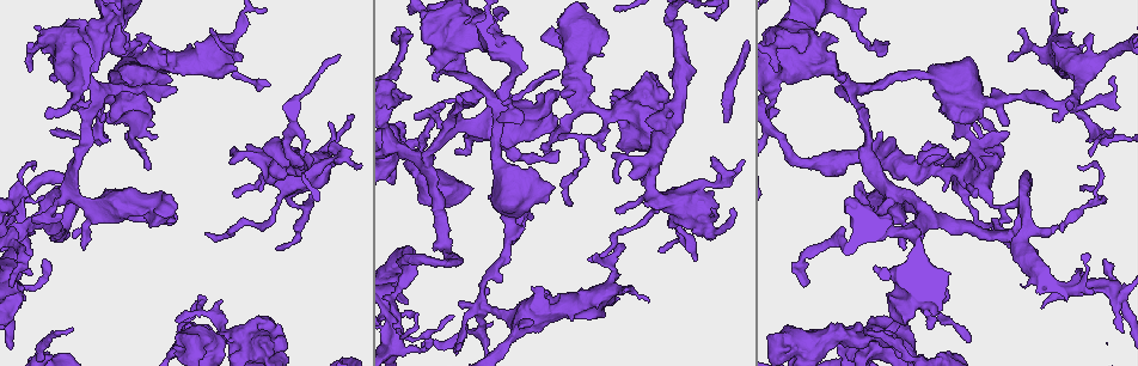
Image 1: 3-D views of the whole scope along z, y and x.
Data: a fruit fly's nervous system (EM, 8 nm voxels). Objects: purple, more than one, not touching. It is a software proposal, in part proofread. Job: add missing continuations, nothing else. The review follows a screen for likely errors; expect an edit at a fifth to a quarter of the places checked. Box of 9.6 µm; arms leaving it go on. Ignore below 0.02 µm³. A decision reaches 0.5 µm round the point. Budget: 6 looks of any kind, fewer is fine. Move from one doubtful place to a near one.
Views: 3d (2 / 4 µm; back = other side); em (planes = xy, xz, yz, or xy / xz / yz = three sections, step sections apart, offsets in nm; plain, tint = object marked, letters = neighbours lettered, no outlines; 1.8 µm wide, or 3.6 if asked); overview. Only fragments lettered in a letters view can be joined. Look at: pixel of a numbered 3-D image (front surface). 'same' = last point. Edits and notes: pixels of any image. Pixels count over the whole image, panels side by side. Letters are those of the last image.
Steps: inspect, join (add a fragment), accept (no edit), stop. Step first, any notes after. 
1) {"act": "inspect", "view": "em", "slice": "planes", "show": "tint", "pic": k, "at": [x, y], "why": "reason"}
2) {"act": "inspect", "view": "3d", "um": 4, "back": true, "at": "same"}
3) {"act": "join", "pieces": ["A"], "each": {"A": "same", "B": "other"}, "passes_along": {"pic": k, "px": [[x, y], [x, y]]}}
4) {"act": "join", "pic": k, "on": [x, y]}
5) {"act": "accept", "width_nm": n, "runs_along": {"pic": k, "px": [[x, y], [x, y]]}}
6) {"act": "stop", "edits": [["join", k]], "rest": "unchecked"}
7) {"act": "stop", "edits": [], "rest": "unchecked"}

{"act": "inspect", "view": "3d", "um": 4, "back": true, "pic": 1, "at": [72, 330], "why": "an open end"}

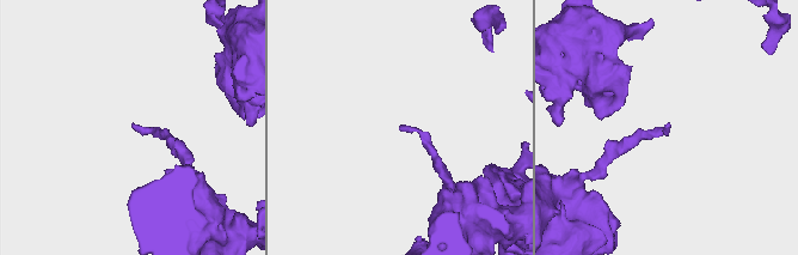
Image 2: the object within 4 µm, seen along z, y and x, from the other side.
{"act": "inspect", "view": "em", "slice": "planes", "show": "letters", "pic": 2, "at": [403, 128], "why": "now the EM"}

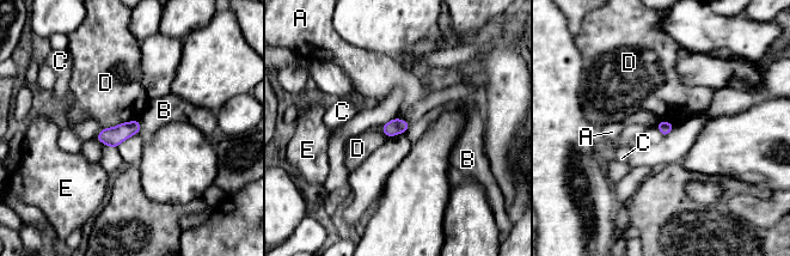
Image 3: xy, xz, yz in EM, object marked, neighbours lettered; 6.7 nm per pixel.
{"act": "accept", "each": {"A": "other", "B": "other", "C": "other", "D": "other", "E": "other"}, "border": {"pic": 3, "px": [[138, 119], [104, 128]]}, "found": "no lettered fragment goes on from it"}

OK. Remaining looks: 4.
{"act": "inspect", "view": "3d", "um": 4, "pic": 1, "at": [779, 356], "why": "abrupt turn"}

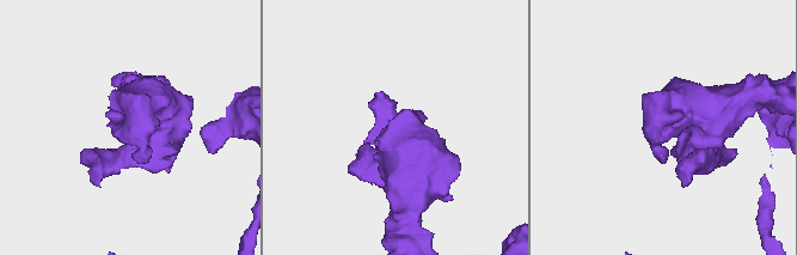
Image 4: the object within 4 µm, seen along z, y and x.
{"act": "inspect", "view": "em", "um": 3.6, "slice": "planes", "show": "plain", "pic": 4, "at": [401, 128]}

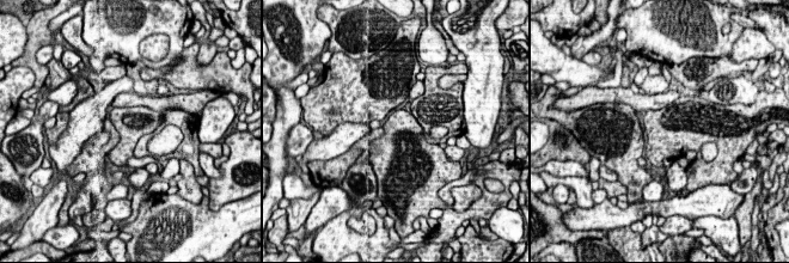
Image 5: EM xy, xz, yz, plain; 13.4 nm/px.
{"act": "inspect", "view": "em", "um": 3.6, "slice": "planes", "show": "letters", "at": "same", "why": "see the neighbours"}

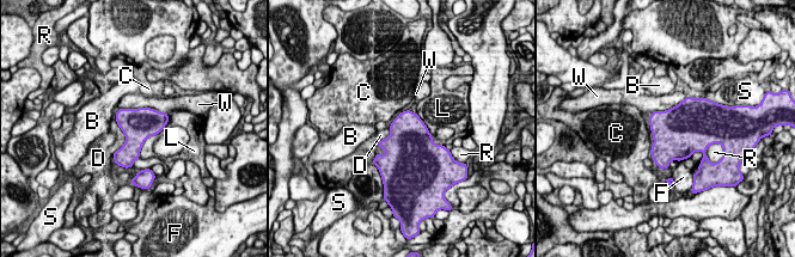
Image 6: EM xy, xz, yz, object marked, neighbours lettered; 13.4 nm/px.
{"act": "accept", "width_nm": 440, "each": {"B": "other", "C": "other", "D": "other", "F": "other", "L": "other", "R": "other", "S": "other", "W": "other"}, "border": {"pic": 6, "px": [[126, 140], [111, 157]]}, "found": "none of them fits"}

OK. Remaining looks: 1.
{"act": "inspect", "view": "em", "slice": "planes", "show": "letters", "pic": 1, "at": [1010, 61]}

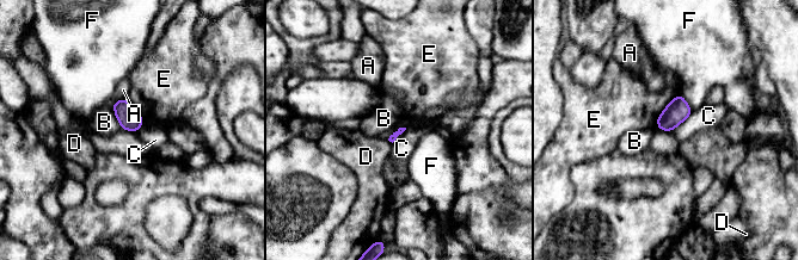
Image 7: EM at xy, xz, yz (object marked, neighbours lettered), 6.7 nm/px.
{"act": "accept", "each": {"A": "other", "B": "other", "C": "other", "D": "other", "E": "other", "F": "other"}, "border": {"pic": 7, "px": [[693, 111], [671, 131]]}, "found": "none of them fits"}

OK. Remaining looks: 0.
{"act": "stop", "edits": [], "rest": "unchecked"}

